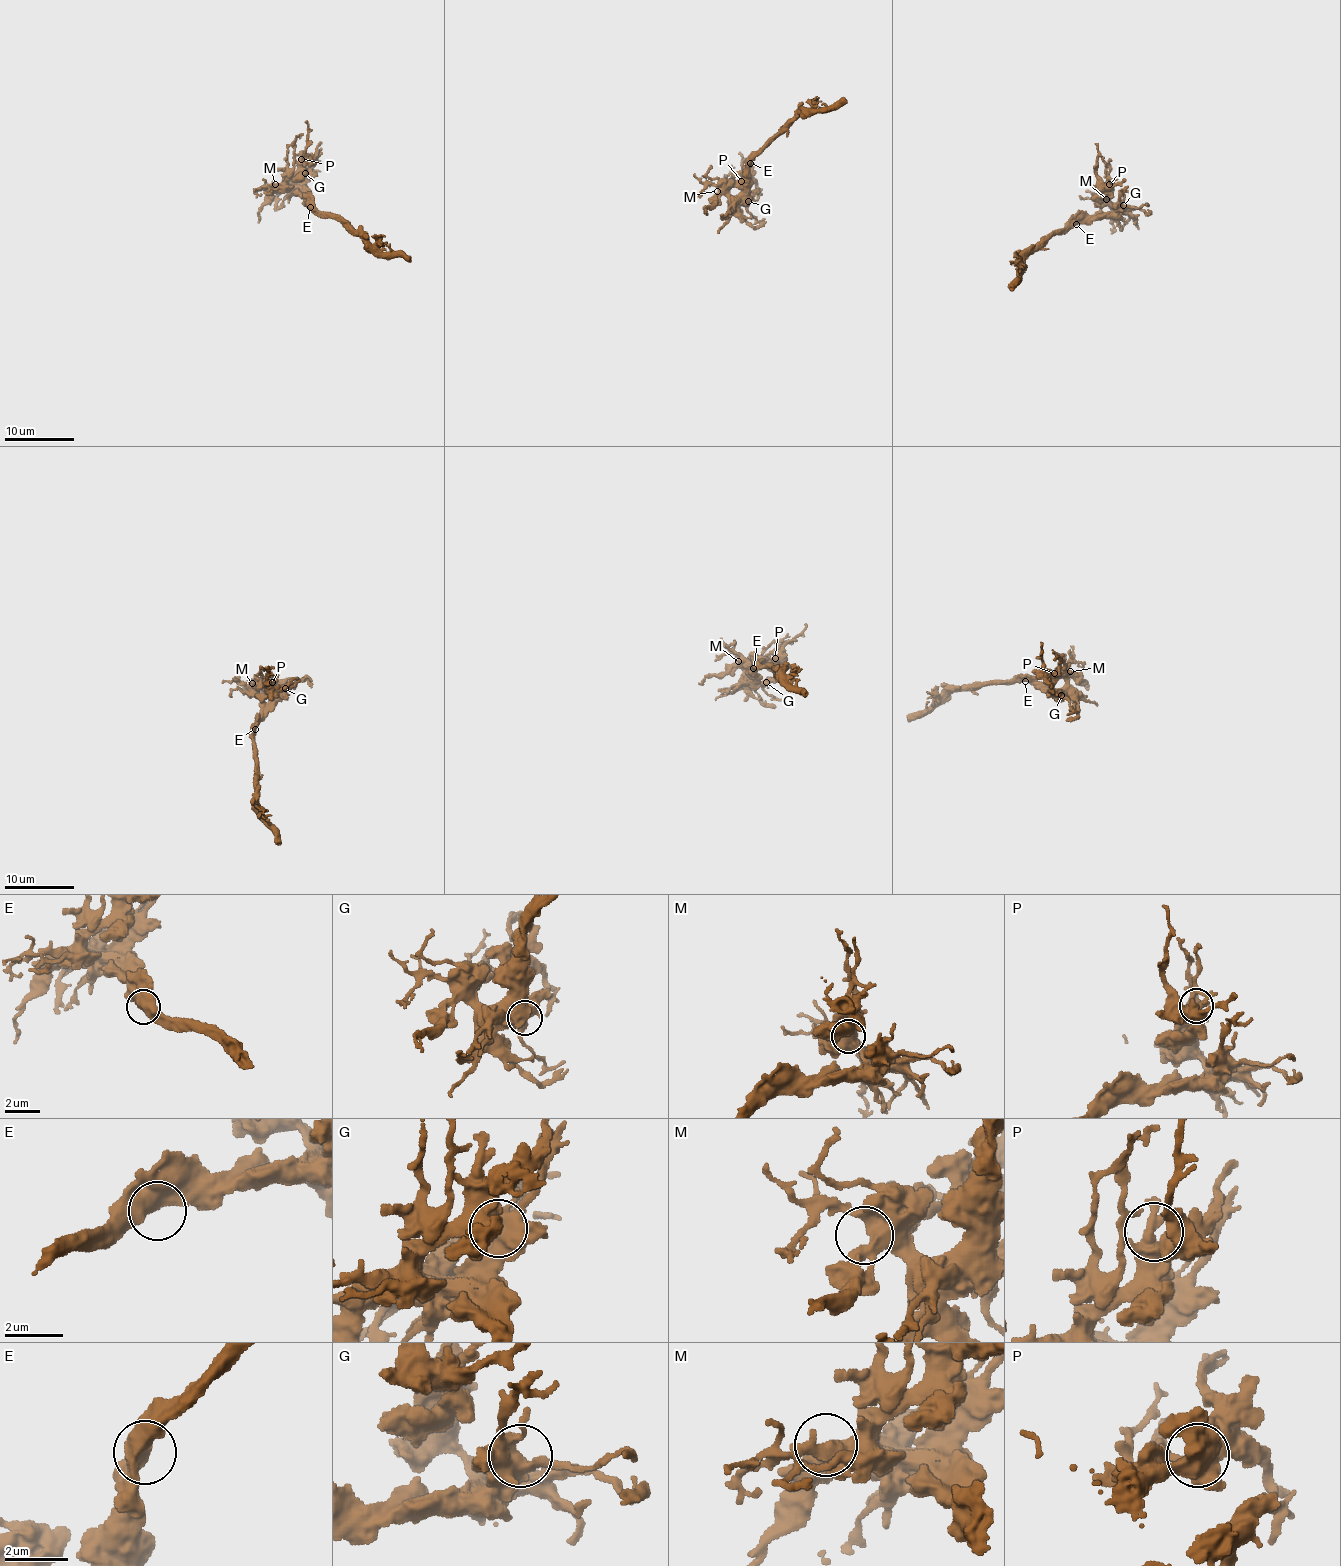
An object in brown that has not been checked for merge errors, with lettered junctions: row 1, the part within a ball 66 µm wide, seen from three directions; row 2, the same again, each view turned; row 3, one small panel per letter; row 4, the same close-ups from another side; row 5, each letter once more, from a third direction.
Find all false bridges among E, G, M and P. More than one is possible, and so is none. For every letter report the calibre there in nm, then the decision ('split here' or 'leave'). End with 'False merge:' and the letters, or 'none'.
E: calibre 800 nm; leave
G: calibre 480 nm; leave
M: calibre 440 nm; leave
P: calibre 320 nm; leave
False merge: none

